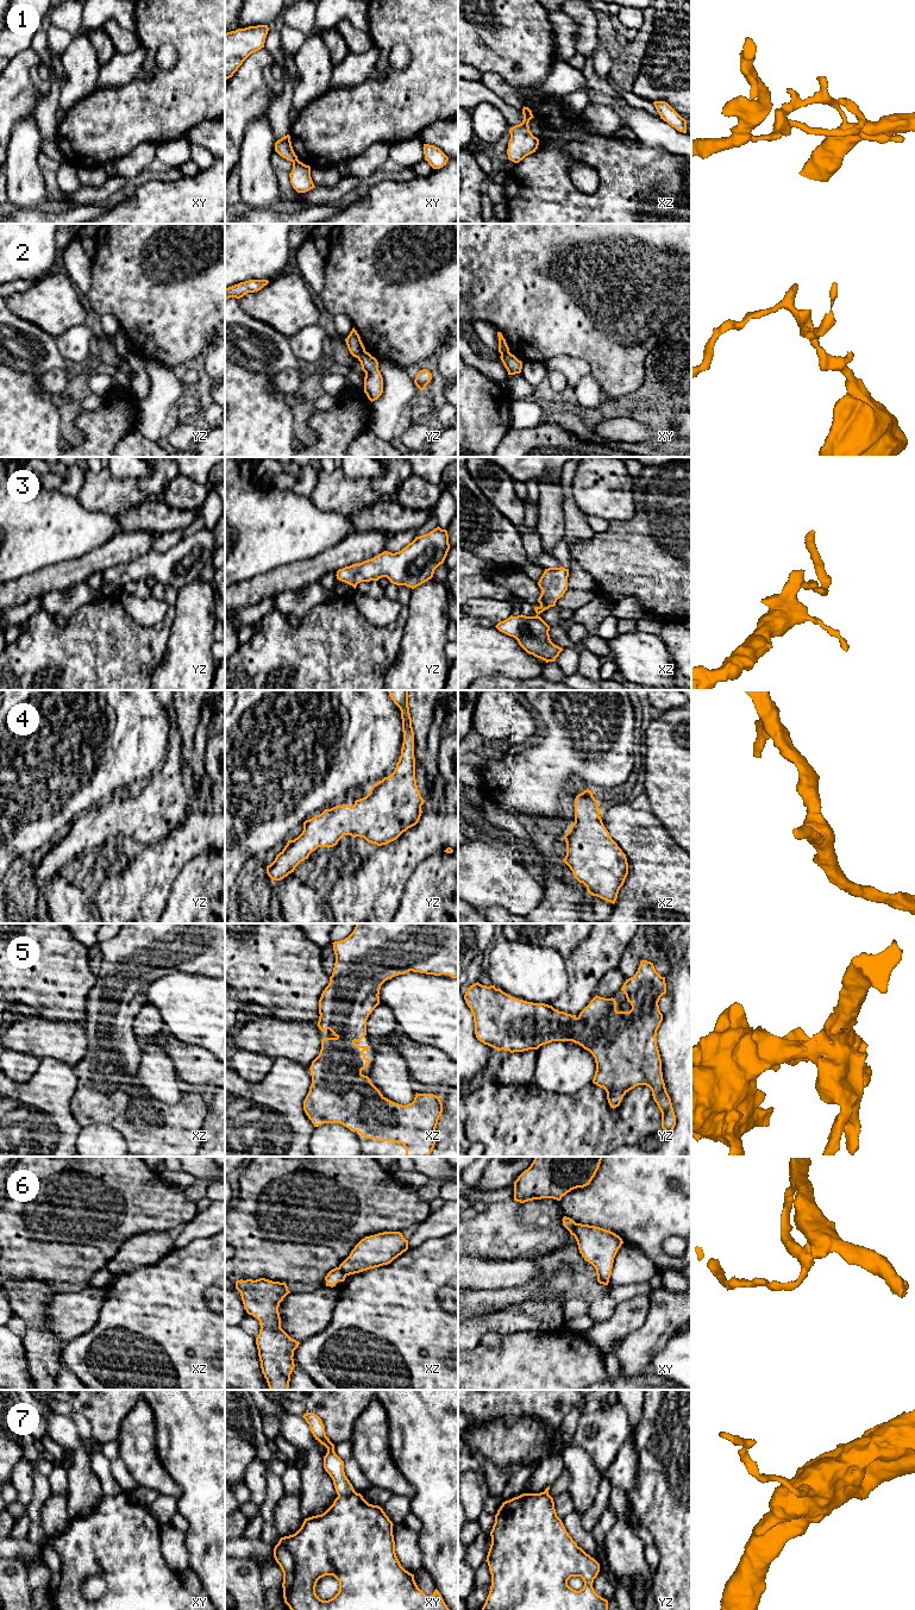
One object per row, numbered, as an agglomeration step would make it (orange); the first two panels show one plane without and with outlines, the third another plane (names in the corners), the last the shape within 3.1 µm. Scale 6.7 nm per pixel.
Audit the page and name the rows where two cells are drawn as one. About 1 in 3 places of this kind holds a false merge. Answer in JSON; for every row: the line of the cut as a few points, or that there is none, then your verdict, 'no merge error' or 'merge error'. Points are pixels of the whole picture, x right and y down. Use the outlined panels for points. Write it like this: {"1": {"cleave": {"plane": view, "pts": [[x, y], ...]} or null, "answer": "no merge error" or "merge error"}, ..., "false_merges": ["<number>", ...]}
{"1": {"cleave": {"plane": "xy", "pts": [[298, 160], [293, 163]]}, "answer": "merge error"}, "2": {"cleave": {"plane": "yz", "pts": [[365, 351], [357, 357]]}, "answer": "merge error"}, "3": {"cleave": null, "answer": "no merge error"}, "4": {"cleave": null, "answer": "no merge error"}, "5": {"cleave": null, "answer": "no merge error"}, "6": {"cleave": {"plane": "xy", "pts": [[576, 1223], [571, 1234]]}, "answer": "merge error"}, "7": {"cleave": {"plane": "xy", "pts": [[355, 1491], [338, 1496]]}, "answer": "merge error"}, "false_merges": ["1", "2", "6", "7"]}

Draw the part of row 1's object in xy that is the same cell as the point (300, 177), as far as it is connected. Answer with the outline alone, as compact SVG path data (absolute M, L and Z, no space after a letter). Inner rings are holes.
M300 161L293 163L293 170L289 174L290 183L297 193L306 193L315 188L311 177L311 167Z

